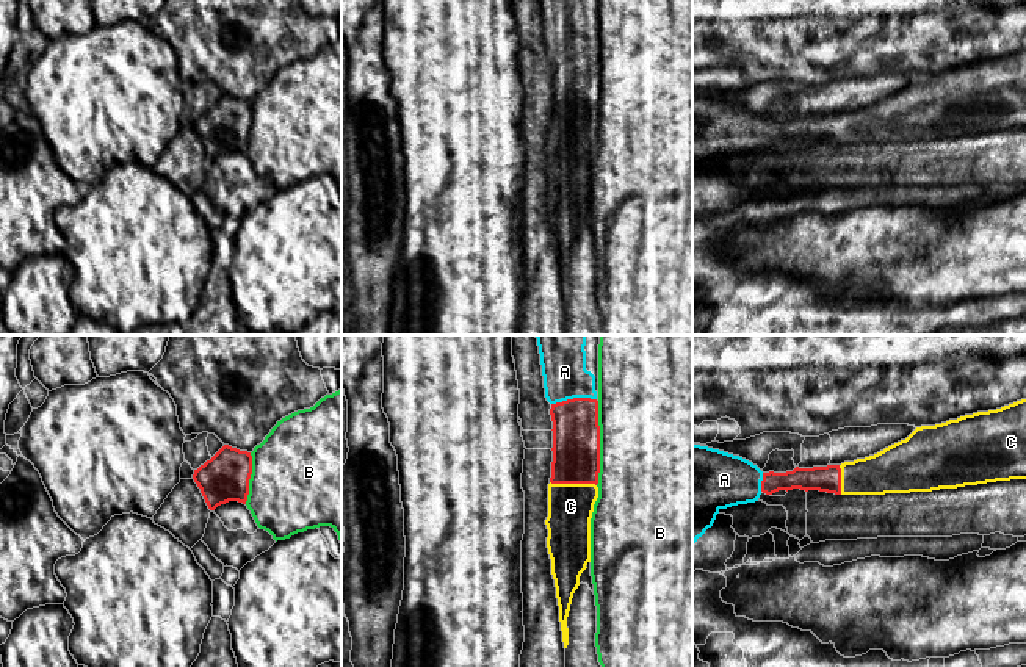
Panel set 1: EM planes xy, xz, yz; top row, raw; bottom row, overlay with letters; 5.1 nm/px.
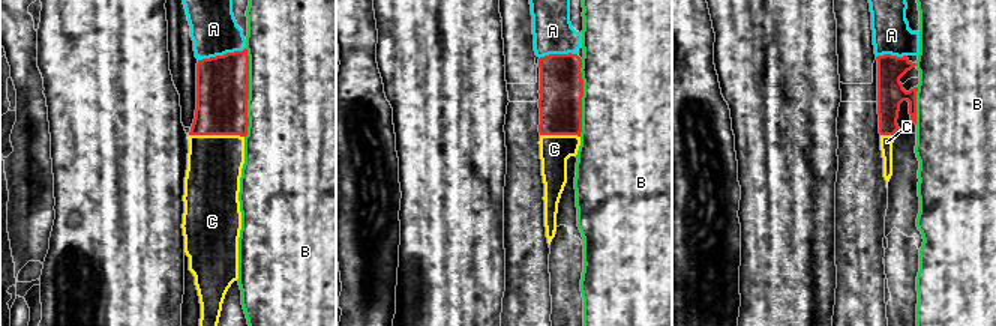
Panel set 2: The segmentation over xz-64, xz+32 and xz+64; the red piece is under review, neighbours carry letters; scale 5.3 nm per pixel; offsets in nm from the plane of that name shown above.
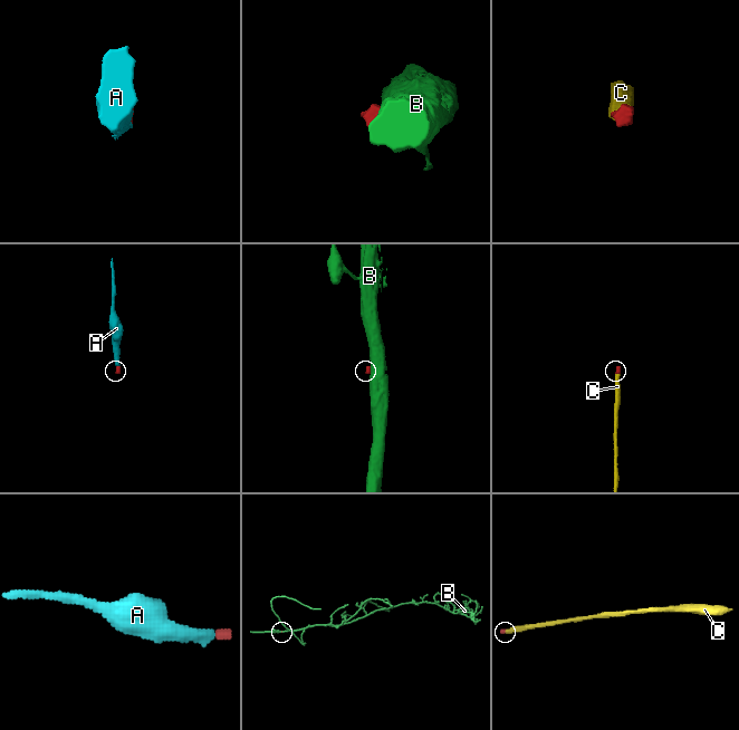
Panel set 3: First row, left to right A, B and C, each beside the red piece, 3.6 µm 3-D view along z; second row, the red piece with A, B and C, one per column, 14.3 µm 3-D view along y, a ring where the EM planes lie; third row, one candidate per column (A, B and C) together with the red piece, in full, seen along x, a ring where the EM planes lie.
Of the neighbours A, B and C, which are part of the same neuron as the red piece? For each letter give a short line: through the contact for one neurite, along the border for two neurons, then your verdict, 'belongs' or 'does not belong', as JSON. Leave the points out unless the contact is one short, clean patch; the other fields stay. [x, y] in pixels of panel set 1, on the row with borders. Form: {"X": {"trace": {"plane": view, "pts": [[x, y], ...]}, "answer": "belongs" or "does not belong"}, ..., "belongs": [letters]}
{"A": {"trace": {"plane": "xz", "pts": [[575, 429], [574, 398], [564, 376], [563, 357]]}, "answer": "belongs"}, "B": {"answer": "does not belong"}, "C": {"trace": {"plane": "xz", "pts": [[575, 448], [574, 483], [570, 506]]}, "answer": "belongs"}, "belongs": ["A", "C"]}

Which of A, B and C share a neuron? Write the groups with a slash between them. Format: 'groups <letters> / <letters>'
groups A C / B

